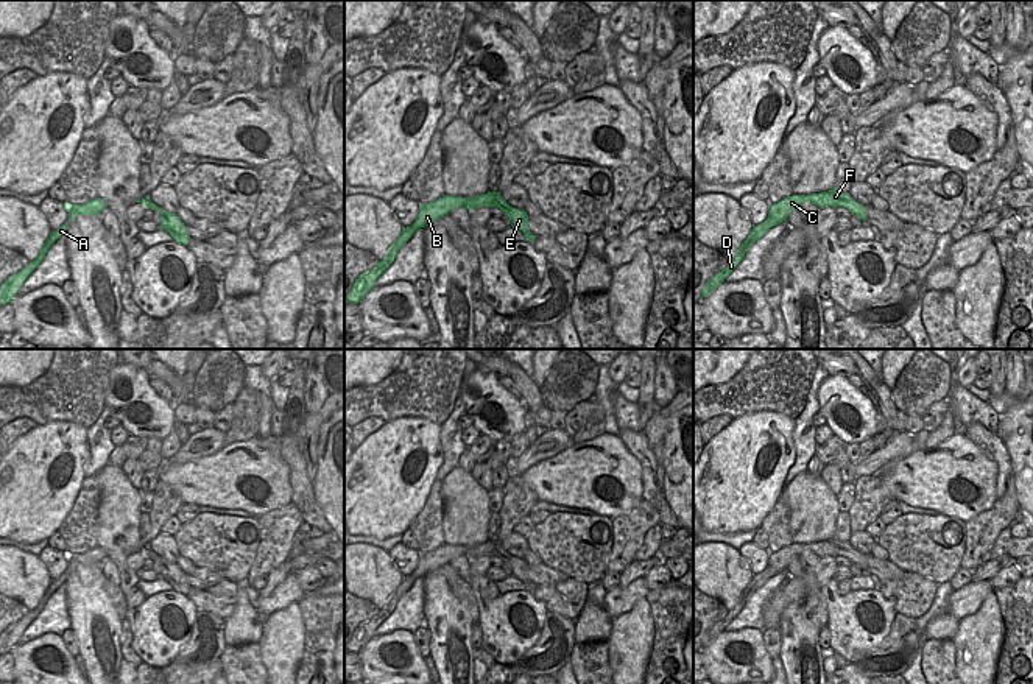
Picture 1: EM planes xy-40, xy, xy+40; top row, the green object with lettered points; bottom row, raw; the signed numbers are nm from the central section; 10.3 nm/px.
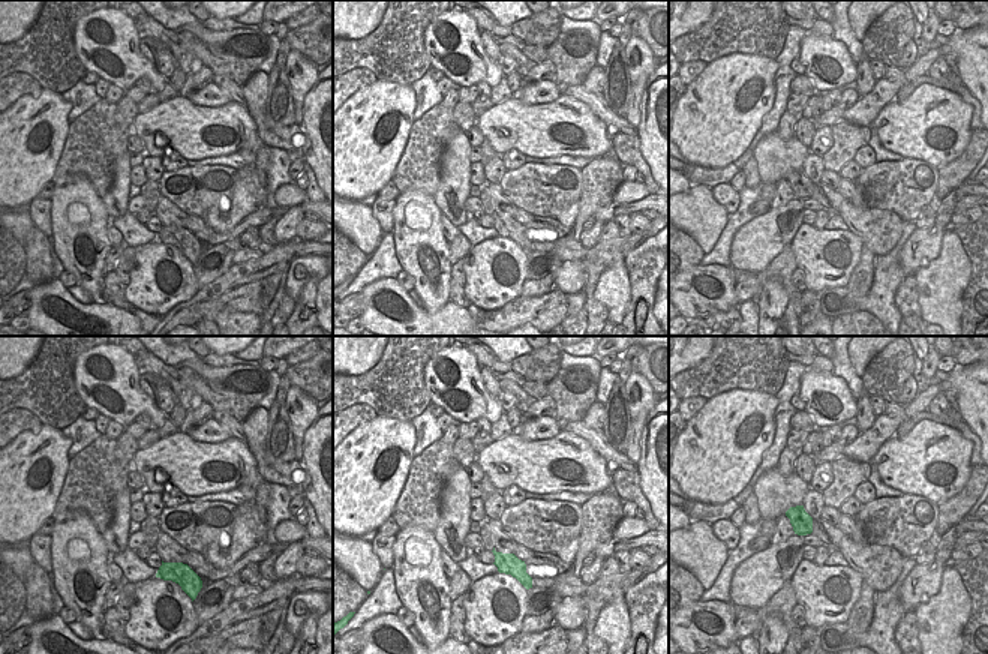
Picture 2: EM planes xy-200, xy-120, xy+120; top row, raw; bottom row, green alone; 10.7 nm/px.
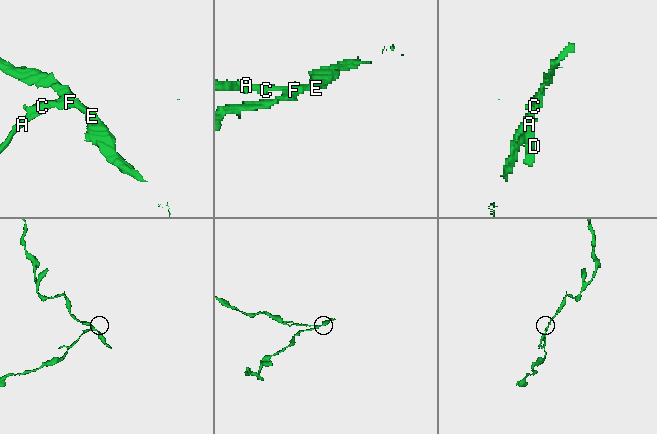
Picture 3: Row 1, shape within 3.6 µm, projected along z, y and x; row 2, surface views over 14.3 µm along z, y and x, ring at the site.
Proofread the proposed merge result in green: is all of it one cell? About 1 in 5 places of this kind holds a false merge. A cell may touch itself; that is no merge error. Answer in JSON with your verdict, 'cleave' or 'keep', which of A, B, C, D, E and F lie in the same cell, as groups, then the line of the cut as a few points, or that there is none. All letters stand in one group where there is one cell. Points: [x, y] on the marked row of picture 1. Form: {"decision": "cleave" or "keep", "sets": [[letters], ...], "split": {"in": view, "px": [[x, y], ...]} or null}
{"decision": "cleave", "sets": [["A", "B", "C", "D"], ["E", "F"]], "split": {"in": "xy", "px": [[466, 198], [465, 206]]}}

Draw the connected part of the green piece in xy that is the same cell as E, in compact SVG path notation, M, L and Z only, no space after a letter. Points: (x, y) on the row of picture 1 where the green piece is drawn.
M486 192L481 195L475 195L466 198L467 204L464 206L467 210L475 210L478 207L495 207L500 209L502 213L509 217L511 226L520 231L525 235L525 242L533 243L538 235L533 235L528 229L528 215L524 209L516 209L509 206L502 196L500 192Z

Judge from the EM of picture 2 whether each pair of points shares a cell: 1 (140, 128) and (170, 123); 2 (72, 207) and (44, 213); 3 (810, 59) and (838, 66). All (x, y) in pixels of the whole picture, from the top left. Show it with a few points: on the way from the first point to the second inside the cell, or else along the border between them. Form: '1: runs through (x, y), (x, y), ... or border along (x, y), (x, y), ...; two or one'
1: runs through (147, 126), (162, 126); one
2: border along (50, 200), (51, 237); two
3: runs through (817, 54), (831, 66); one

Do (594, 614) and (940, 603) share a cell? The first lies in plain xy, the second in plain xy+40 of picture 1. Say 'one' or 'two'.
two

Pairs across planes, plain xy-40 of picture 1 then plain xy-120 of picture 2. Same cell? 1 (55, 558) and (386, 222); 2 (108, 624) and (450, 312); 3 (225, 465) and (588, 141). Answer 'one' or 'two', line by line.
1: one
2: two
3: one

